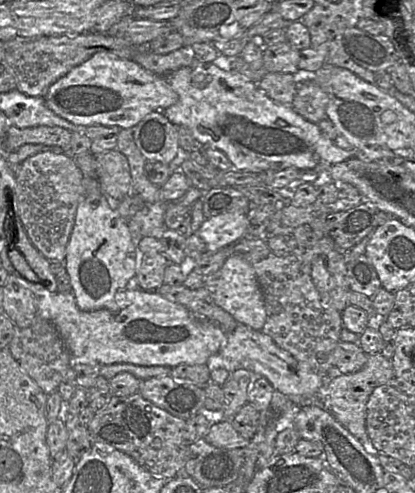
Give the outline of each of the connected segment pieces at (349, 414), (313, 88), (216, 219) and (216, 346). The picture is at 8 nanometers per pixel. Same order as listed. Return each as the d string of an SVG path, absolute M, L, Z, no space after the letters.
M381 353L367 354L366 364L357 372L349 374L335 373L326 379L325 384L311 396L287 396L295 405L318 406L329 412L363 445L364 449L373 455L378 452L371 444L365 425L366 406L372 391L395 377L391 360L384 358Z
M314 80L302 81L297 86L292 108L307 121L318 124L326 117L328 96Z
M230 210L205 219L195 234L204 242L206 251L216 252L241 240L247 228L246 212Z
M134 284L116 292L119 311L115 312L108 309L83 311L78 308L72 292L34 291L37 316L57 327L74 362L167 367L202 365L226 343L227 334L217 324L197 317L185 306L169 301L157 291L145 291Z

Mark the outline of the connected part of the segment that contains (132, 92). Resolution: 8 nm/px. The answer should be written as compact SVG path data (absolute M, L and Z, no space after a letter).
M98 52L53 83L44 100L60 117L85 127L92 125L134 128L151 112L163 111L178 101L165 77L146 70L132 59Z

